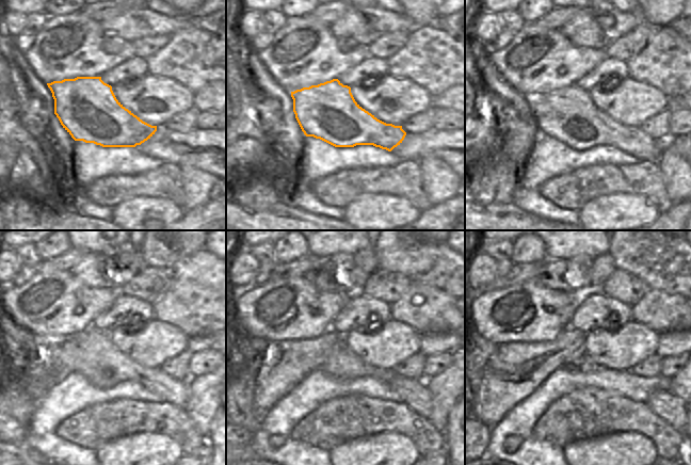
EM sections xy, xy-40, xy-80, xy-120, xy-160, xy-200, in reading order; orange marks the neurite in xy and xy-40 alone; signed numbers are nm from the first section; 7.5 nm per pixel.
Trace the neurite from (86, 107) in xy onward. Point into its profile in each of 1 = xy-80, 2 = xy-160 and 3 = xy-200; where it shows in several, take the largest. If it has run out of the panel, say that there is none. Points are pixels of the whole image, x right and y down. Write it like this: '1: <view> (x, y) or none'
1: xy-80 (568, 114)
2: xy-160 (342, 363)
3: xy-200 (673, 410)

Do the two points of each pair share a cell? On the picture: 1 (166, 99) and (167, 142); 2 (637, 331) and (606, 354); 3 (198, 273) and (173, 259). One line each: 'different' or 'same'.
1: different
2: same
3: same

